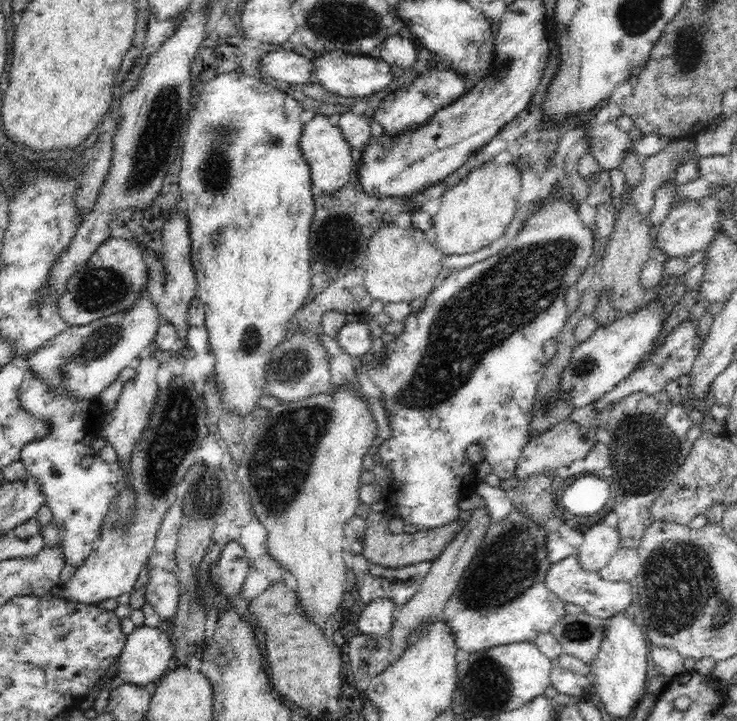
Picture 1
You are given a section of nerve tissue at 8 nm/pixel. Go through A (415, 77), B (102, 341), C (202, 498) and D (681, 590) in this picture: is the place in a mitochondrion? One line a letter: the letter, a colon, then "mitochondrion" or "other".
A: other
B: mitochondrion
C: mitochondrion
D: mitochondrion

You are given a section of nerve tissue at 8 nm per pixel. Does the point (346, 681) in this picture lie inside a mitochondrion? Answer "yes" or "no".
no

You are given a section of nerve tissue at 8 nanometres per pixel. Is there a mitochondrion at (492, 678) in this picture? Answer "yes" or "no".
yes

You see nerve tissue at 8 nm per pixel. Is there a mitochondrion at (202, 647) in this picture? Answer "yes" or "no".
no

